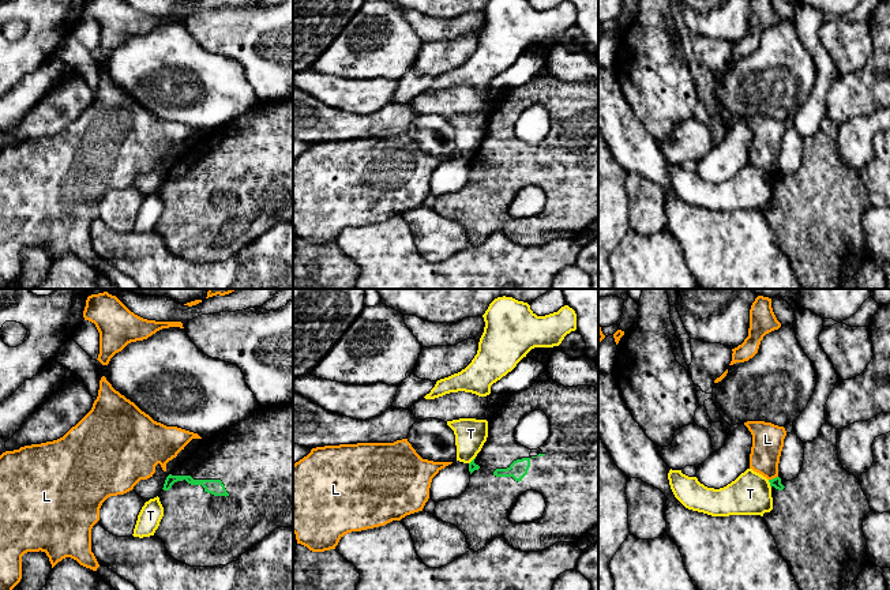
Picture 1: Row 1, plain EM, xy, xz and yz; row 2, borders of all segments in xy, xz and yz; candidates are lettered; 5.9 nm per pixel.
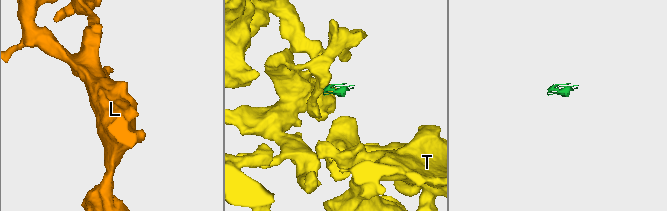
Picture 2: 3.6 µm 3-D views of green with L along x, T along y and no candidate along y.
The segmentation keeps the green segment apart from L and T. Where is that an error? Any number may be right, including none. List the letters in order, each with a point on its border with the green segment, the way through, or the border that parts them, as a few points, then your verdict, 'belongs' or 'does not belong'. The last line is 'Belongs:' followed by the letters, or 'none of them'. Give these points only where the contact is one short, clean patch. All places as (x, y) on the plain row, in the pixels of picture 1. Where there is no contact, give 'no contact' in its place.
L: meets green in yz at (773, 173); border along yz (777, 171), (769, 175); does not belong
T: meets green in yz at (770, 179); border along yz (768, 175), (770, 181); does not belong
Belongs: none of them

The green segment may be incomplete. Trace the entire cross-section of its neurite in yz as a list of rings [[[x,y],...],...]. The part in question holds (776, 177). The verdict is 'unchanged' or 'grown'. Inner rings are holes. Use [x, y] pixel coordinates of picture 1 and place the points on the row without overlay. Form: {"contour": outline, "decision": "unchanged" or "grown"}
{"contour": [[[827,116],[819,131],[804,138],[804,155],[800,168],[792,176],[776,172],[771,181],[773,204],[763,214],[776,234],[777,243],[788,258],[803,289],[857,289],[856,275],[861,264],[870,259],[867,234],[863,228],[863,214],[871,206],[860,176],[846,166],[837,146],[837,125]]], "decision": "grown"}

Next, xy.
{"contour": [[[293,98],[260,101],[252,110],[232,121],[229,125],[200,134],[198,139],[183,147],[179,158],[166,172],[158,192],[164,202],[164,211],[154,230],[165,238],[168,248],[174,255],[181,256],[189,262],[226,260],[232,256],[236,256],[243,248],[248,247],[275,223],[293,222]]], "decision": "grown"}

